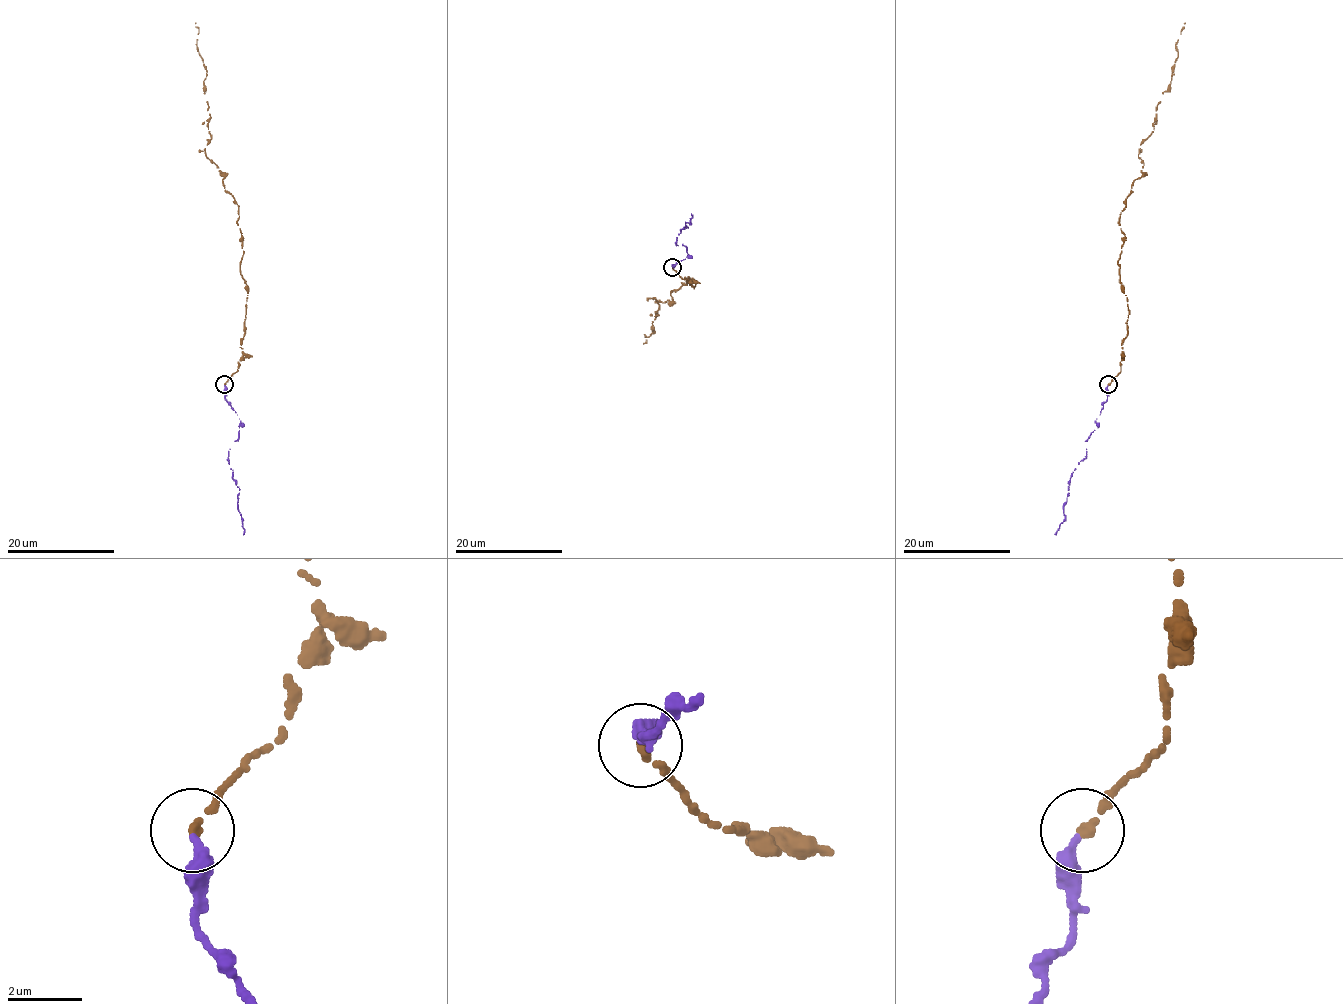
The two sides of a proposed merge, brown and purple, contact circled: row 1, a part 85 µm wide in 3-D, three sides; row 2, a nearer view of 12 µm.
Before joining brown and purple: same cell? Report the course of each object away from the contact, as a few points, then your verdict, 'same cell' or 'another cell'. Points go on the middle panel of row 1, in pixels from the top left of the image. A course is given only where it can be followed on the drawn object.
course brown (673, 267), (694, 287), (689, 276), (670, 301), (652, 298), (659, 309), (643, 344); course purple (673, 267), (689, 255), (683, 245), (675, 245), (691, 213); same cell

